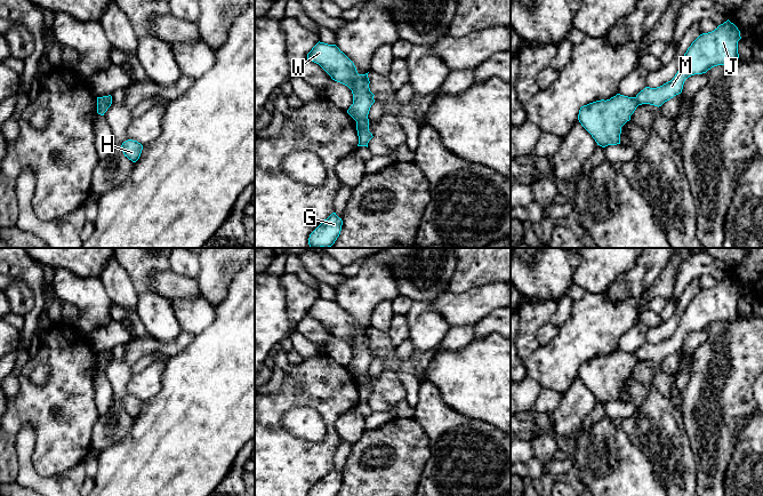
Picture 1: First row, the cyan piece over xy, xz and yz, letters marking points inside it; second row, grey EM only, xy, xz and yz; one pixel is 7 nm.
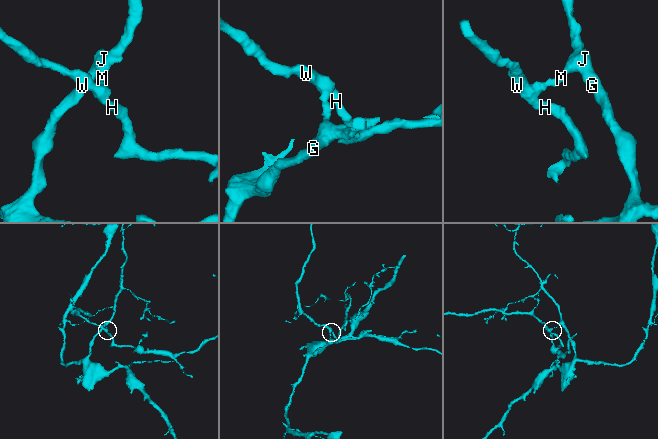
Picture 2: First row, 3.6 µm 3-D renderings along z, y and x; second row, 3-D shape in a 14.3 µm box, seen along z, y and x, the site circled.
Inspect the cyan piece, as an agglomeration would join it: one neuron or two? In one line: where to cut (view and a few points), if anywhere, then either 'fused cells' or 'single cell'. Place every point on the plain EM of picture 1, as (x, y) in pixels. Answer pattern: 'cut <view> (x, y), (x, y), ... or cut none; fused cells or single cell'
cut xz (367, 373), (356, 377); fused cells

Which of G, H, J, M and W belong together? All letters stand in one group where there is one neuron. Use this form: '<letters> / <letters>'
G J M / H W

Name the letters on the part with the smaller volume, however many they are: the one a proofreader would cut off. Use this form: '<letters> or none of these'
H, W

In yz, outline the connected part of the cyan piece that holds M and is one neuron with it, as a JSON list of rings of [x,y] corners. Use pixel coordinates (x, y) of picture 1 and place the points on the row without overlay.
[[[729,275],[714,287],[700,290],[682,313],[675,333],[657,344],[645,343],[635,357],[638,361],[661,362],[682,349],[684,337],[694,330],[706,329],[717,321],[732,321],[739,314],[738,297],[740,287]]]

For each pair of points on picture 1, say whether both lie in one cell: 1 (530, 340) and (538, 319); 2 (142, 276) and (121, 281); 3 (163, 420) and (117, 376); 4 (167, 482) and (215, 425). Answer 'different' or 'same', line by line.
1: same
2: different
3: different
4: same

